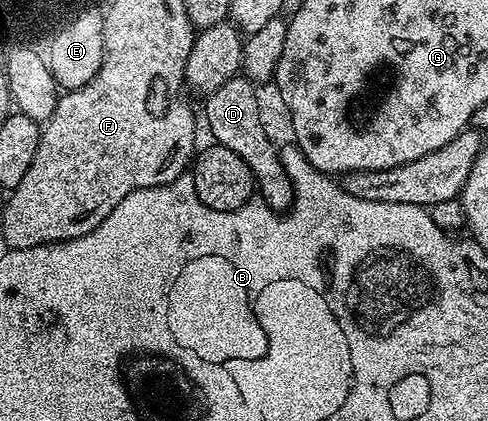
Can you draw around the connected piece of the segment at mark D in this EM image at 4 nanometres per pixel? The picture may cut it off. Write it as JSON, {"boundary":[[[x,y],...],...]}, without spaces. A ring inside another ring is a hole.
{"boundary":[[[243,73],[235,75],[225,85],[206,96],[207,127],[218,146],[233,149],[245,165],[255,175],[258,194],[262,202],[273,211],[280,213],[290,212],[295,202],[295,184],[292,183],[288,168],[283,168],[279,160],[280,148],[269,141],[265,130],[261,127],[261,117],[258,116],[258,103],[255,96],[256,84],[251,82]]]}

